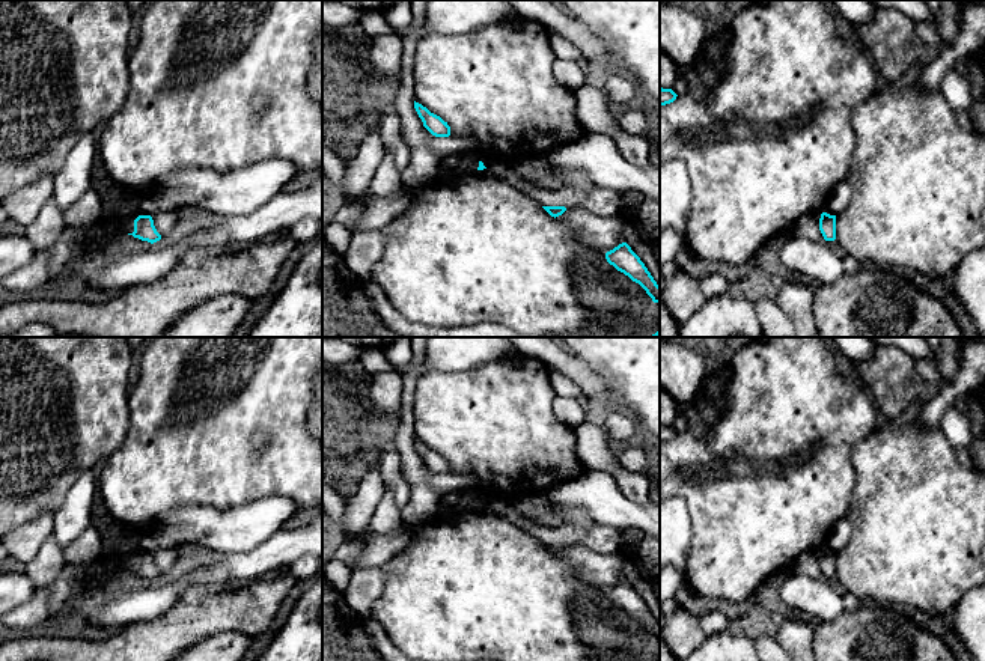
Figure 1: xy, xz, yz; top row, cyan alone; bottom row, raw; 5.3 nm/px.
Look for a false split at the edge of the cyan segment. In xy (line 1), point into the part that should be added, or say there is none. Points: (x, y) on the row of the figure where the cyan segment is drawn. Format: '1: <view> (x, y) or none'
1: none

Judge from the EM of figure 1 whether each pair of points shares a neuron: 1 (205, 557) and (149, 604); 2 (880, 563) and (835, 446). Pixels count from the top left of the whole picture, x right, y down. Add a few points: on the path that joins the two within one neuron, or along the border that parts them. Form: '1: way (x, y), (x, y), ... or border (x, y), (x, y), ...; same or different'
1: border (220, 560), (154, 584); different
2: border (851, 458), (856, 482), (853, 503), (845, 515); different

